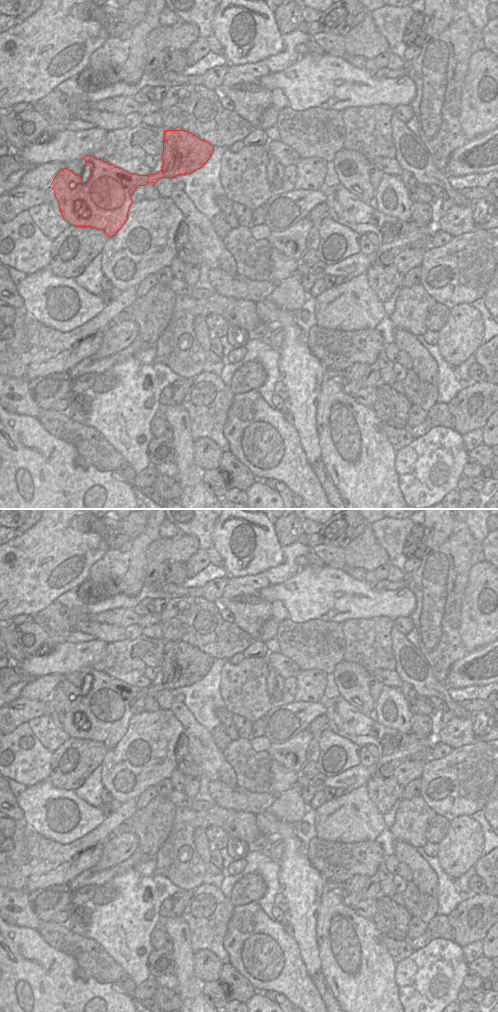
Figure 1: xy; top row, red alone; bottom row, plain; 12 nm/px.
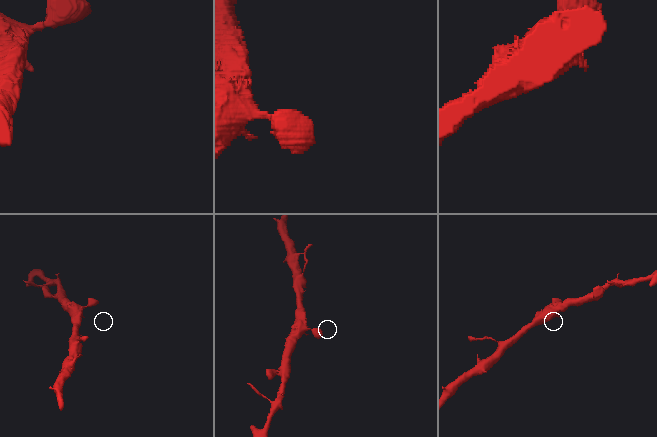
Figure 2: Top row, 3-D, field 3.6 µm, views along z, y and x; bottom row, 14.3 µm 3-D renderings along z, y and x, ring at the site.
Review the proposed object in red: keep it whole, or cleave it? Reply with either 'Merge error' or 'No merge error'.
No merge error

